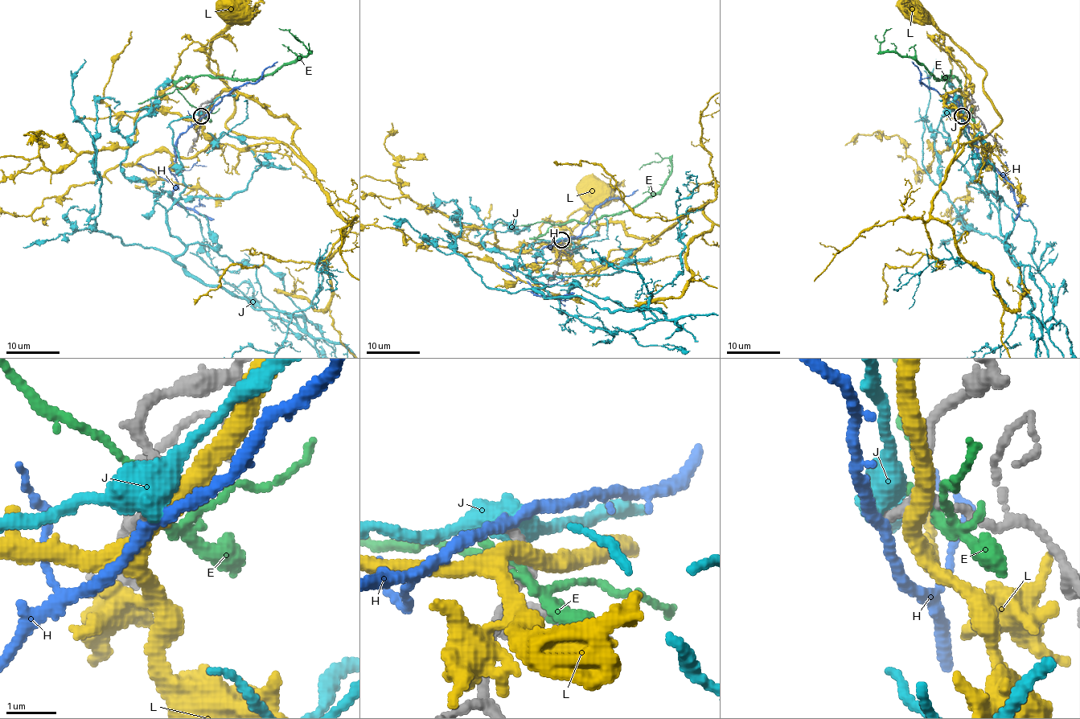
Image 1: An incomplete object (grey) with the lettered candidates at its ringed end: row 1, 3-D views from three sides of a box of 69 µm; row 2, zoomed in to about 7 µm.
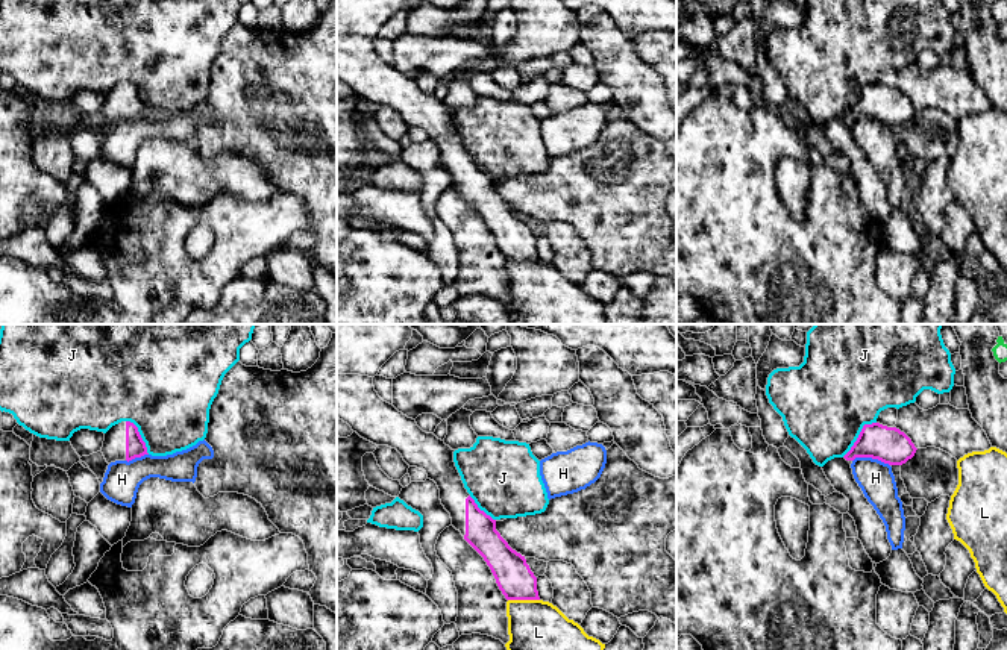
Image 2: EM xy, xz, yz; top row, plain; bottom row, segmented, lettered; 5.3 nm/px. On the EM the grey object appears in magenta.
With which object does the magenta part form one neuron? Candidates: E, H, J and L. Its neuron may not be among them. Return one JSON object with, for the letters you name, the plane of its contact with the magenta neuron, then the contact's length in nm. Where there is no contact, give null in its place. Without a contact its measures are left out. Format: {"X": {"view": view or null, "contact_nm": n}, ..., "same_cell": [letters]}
{"same_cell": []}

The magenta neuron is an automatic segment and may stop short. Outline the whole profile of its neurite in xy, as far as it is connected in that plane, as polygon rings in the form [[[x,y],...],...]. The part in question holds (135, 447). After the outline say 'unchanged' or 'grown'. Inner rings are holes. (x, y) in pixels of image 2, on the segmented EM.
[[[121,421],[105,433],[103,447],[100,450],[108,464],[115,461],[132,461],[147,453],[138,427],[130,421]]]; grown

